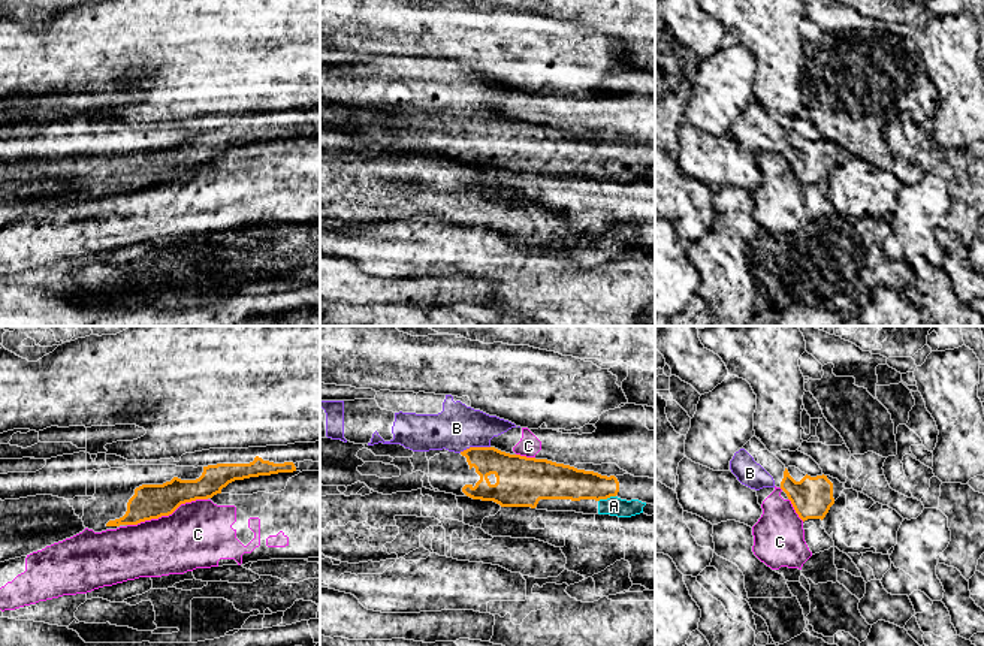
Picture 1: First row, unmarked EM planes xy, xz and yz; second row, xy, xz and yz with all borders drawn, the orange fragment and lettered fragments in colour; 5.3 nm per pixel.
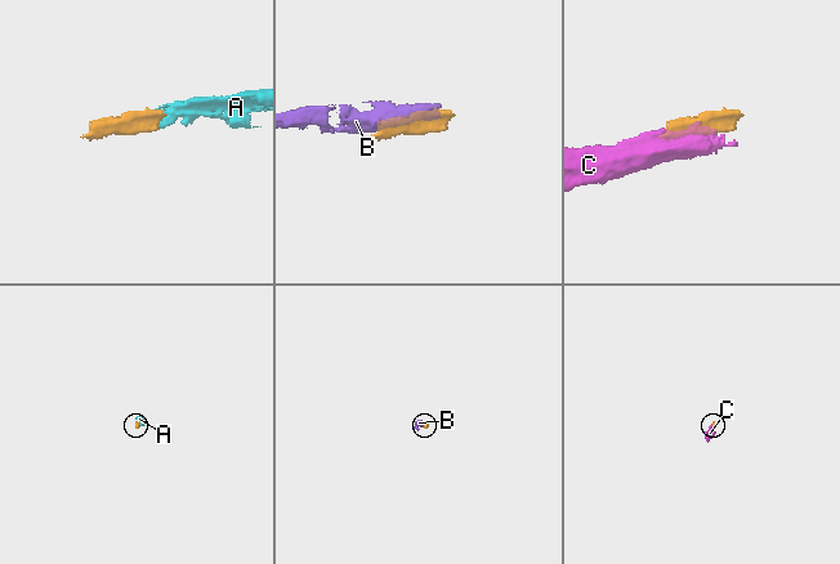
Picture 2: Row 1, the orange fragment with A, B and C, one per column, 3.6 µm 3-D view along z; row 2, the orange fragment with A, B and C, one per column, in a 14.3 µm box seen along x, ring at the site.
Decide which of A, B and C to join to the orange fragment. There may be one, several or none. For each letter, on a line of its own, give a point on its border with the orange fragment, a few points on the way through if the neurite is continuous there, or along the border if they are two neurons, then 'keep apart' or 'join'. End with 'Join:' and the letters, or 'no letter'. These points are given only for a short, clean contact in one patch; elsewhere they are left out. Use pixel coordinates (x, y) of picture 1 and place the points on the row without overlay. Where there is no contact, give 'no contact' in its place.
A: xz (606, 163) | join
B: xz (474, 112) | across xz (513, 138), (474, 112), (456, 93) | join
C: xy (166, 180) | keep apart
Join: A, B

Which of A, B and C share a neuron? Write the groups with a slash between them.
A B / C

